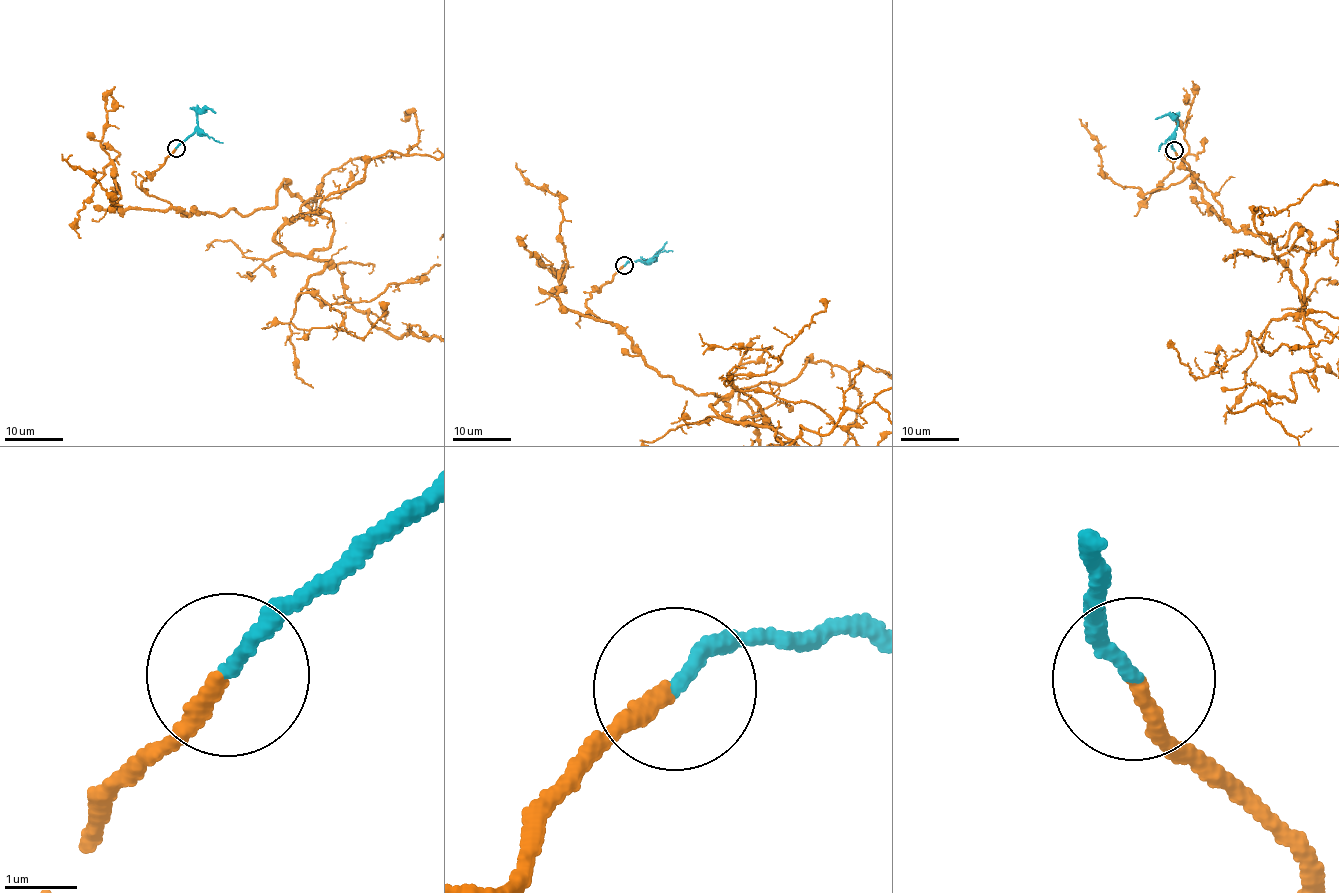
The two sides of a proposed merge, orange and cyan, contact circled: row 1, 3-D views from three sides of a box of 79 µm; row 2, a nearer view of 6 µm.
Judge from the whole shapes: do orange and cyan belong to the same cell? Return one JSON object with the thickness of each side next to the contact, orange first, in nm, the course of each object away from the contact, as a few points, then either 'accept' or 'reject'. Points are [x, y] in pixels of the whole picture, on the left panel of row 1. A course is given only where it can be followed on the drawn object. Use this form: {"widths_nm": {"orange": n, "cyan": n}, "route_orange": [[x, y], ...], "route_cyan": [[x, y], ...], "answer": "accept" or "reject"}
{"widths_nm": {"orange": 200, "cyan": 190}, "route_cyan": [[176, 149], [197, 125], [197, 115], [207, 108], [215, 113]], "answer": "accept"}

